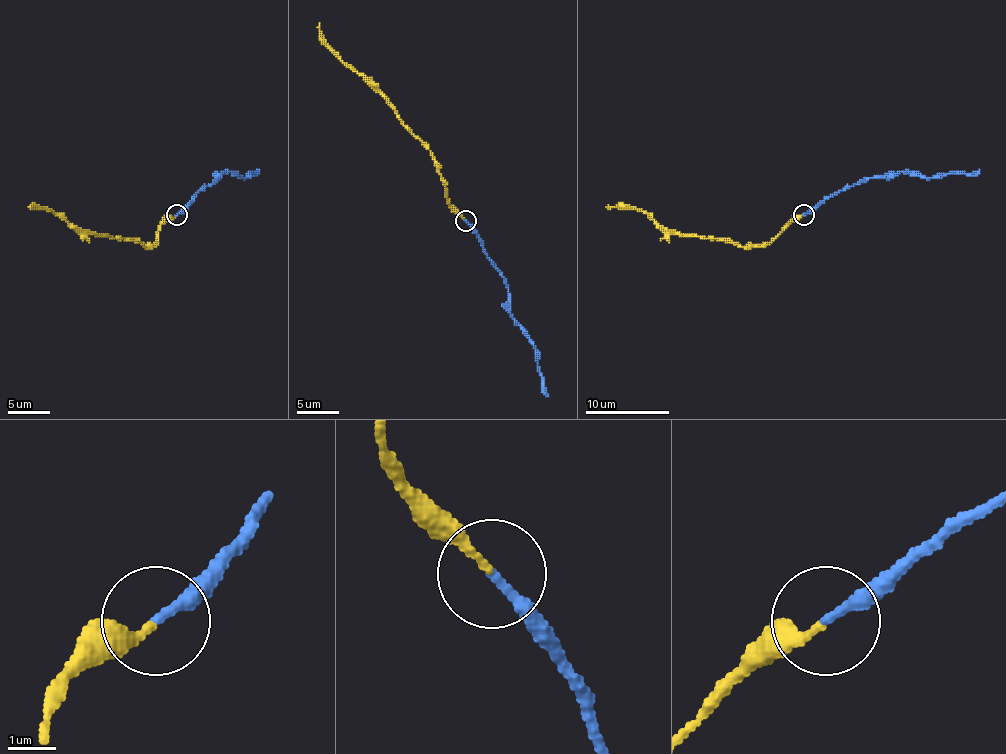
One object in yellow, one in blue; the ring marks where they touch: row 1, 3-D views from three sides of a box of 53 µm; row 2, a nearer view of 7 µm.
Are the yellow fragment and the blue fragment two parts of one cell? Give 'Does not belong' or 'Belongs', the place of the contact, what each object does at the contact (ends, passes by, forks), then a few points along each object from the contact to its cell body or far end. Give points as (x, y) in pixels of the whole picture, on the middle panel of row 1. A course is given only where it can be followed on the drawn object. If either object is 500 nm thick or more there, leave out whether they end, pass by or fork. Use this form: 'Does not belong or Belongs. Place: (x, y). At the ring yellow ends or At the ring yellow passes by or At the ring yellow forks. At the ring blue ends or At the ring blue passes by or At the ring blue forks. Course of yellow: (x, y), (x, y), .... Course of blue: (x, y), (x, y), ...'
Belongs. Place: (465, 221). At the ring yellow ends. At the ring blue ends. Course of yellow: (466, 220), (449, 203), (435, 157), (372, 86), (334, 52), (321, 36), (319, 23). Course of blue: (466, 220), (506, 285), (510, 314), (533, 346), (541, 390), (548, 396)

